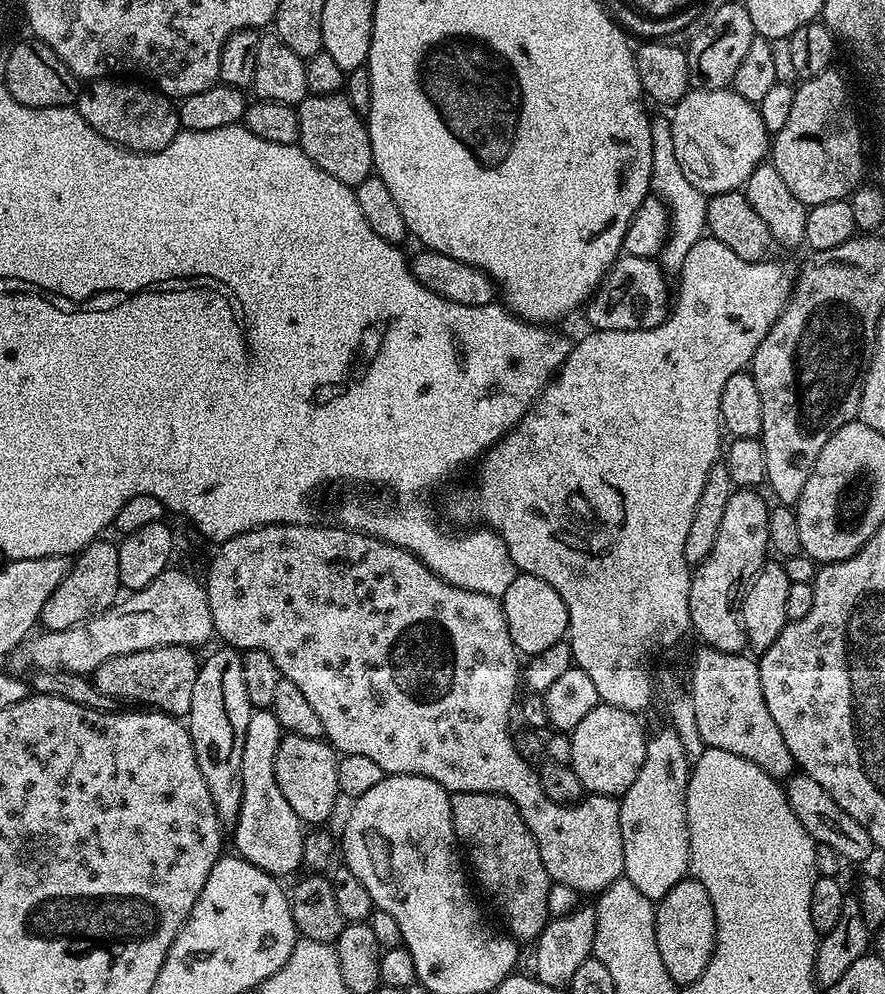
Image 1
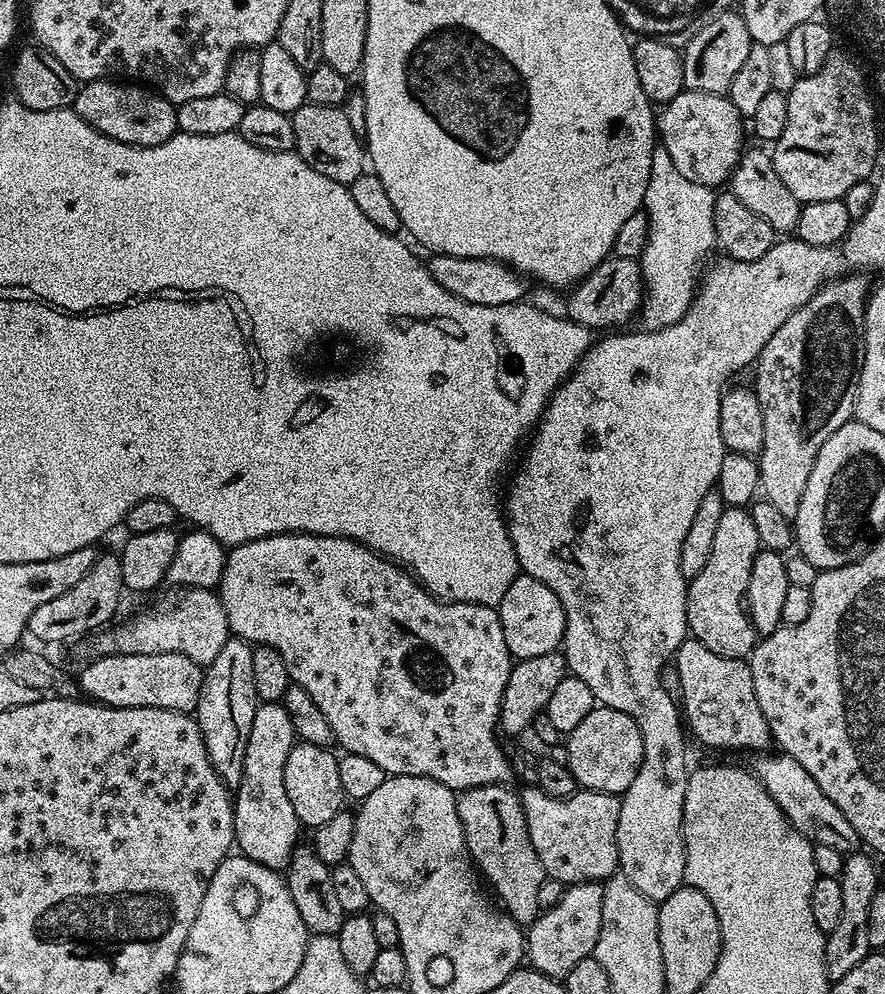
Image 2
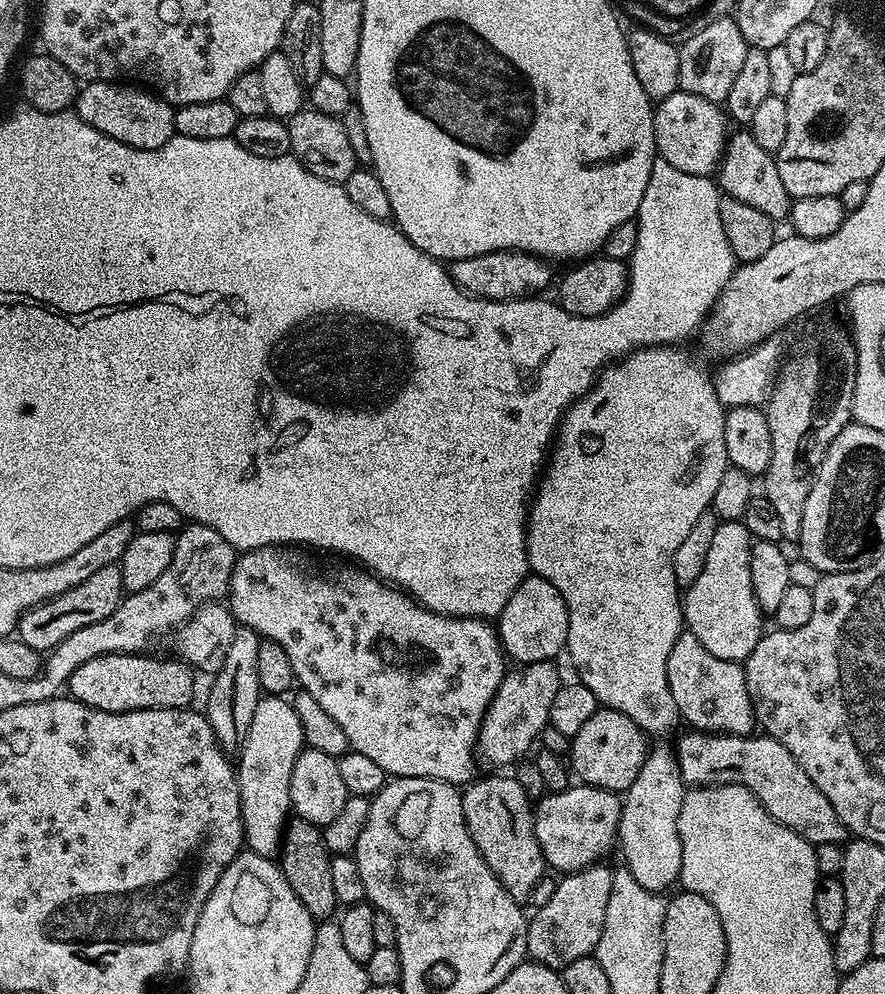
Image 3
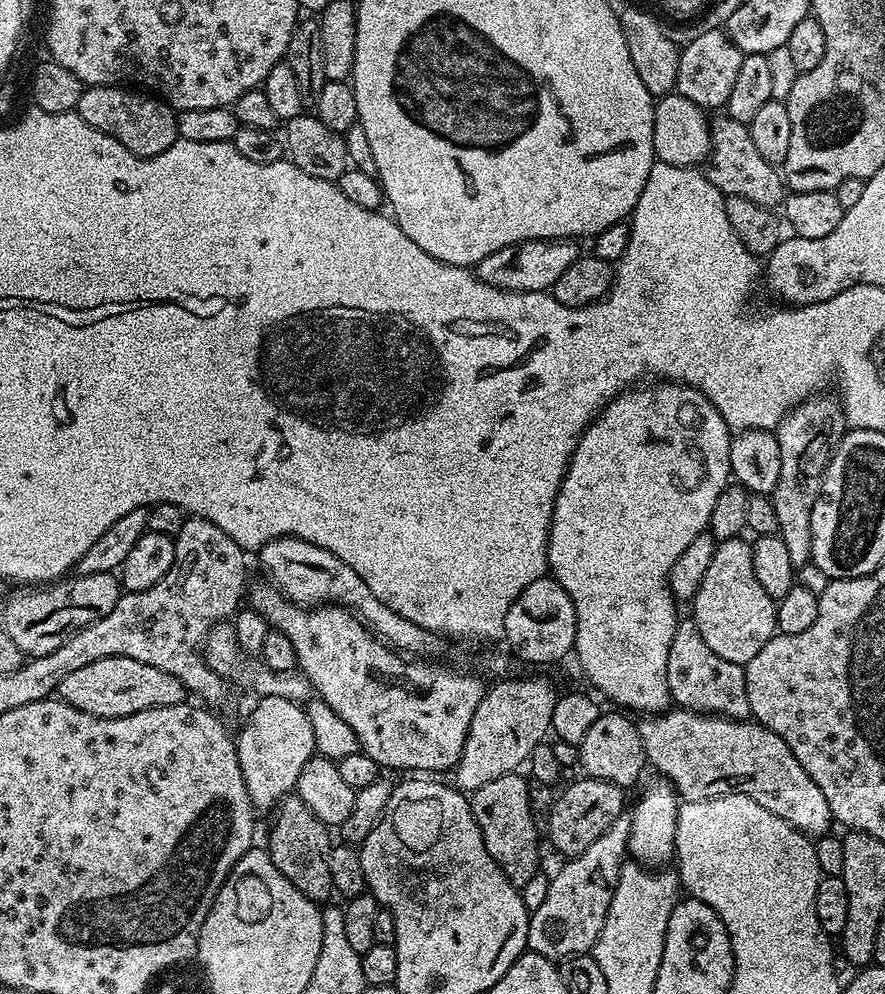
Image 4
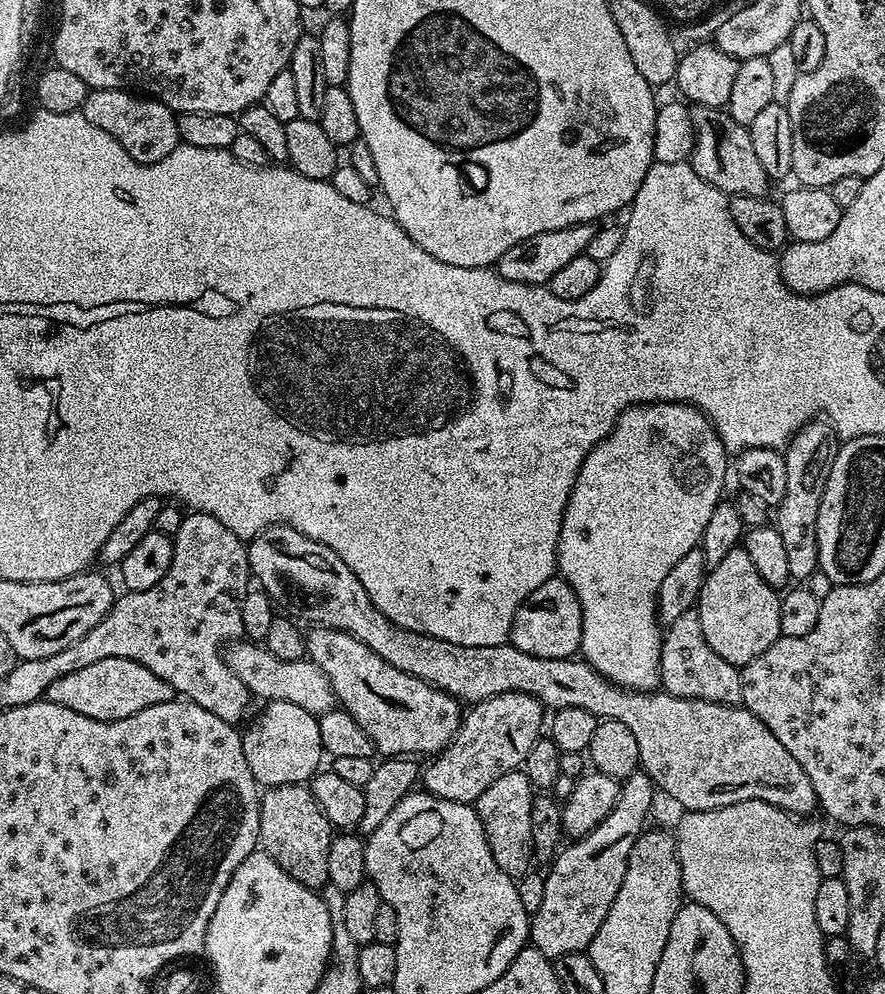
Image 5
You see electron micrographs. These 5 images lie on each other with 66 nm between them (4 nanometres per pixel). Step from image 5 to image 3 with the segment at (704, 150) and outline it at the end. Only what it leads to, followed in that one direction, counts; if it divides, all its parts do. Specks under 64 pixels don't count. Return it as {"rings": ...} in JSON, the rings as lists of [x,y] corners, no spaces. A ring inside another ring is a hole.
{"rings":[[[736,131],[729,135],[728,142],[724,146],[724,156],[720,160],[718,187],[721,193],[730,198],[738,198],[738,202],[746,202],[746,206],[755,206],[772,220],[787,221],[794,198],[786,190],[786,186],[782,186],[775,155],[762,150],[762,146],[758,146],[758,142],[754,142],[751,131]]]}

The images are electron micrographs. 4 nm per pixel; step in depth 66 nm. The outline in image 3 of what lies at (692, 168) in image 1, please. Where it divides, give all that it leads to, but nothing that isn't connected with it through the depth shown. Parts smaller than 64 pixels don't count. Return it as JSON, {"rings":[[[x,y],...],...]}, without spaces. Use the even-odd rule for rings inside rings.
{"rings":[[[678,90],[655,105],[652,117],[659,159],[670,162],[677,170],[686,170],[686,174],[711,177],[719,169],[730,135],[729,121],[721,105]]]}

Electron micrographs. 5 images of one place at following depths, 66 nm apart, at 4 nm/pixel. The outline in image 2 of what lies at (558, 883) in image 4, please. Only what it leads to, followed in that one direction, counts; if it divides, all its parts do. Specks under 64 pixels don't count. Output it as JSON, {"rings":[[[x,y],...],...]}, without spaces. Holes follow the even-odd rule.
{"rings":[[[603,883],[574,884],[565,887],[562,898],[552,908],[545,908],[526,932],[526,960],[535,971],[562,978],[582,959],[596,951],[598,930],[602,930]]]}

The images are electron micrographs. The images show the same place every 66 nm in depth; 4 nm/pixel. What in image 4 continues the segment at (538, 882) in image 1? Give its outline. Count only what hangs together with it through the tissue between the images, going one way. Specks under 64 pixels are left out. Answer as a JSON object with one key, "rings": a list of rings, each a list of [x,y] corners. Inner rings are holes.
{"rings":[[[515,771],[508,772],[504,777],[487,782],[480,789],[473,791],[470,796],[472,813],[480,827],[482,842],[486,842],[486,850],[490,854],[490,858],[494,858],[494,862],[498,862],[498,866],[506,874],[506,878],[510,878],[510,882],[519,889],[523,888],[526,882],[530,882],[530,878],[534,878],[534,874],[541,871],[542,868],[542,864],[540,864],[540,840],[542,844],[542,836],[541,833],[540,836],[536,833],[538,820],[532,816],[530,810],[530,803],[527,798],[530,784],[527,779],[525,780]]]}

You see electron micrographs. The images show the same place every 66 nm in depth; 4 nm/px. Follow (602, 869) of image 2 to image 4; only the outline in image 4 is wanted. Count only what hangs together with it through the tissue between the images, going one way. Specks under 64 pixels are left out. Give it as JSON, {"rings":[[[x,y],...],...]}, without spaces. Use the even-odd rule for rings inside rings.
{"rings":[[[576,778],[567,785],[568,789],[564,793],[560,792],[555,797],[552,809],[550,810],[546,825],[548,825],[548,836],[546,832],[546,840],[553,844],[558,851],[561,852],[561,857],[571,858],[582,854],[584,850],[594,842],[598,842],[598,838],[602,838],[602,834],[618,819],[619,816],[625,815],[626,804],[624,808],[625,789],[620,788],[616,784],[610,782],[602,782],[591,778]]]}

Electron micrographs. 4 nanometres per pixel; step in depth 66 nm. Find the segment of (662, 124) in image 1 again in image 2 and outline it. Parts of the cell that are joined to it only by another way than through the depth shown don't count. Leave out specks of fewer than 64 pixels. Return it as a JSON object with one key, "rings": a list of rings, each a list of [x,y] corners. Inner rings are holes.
{"rings":[[[657,146],[650,162],[650,178],[646,182],[643,211],[648,213],[648,241],[641,254],[640,272],[644,275],[644,302],[638,313],[645,329],[665,328],[678,322],[686,314],[686,310],[696,298],[698,281],[705,267],[704,259],[717,247],[714,230],[714,202],[717,193],[705,184],[690,182],[678,171],[678,166],[670,158],[670,154]]]}

